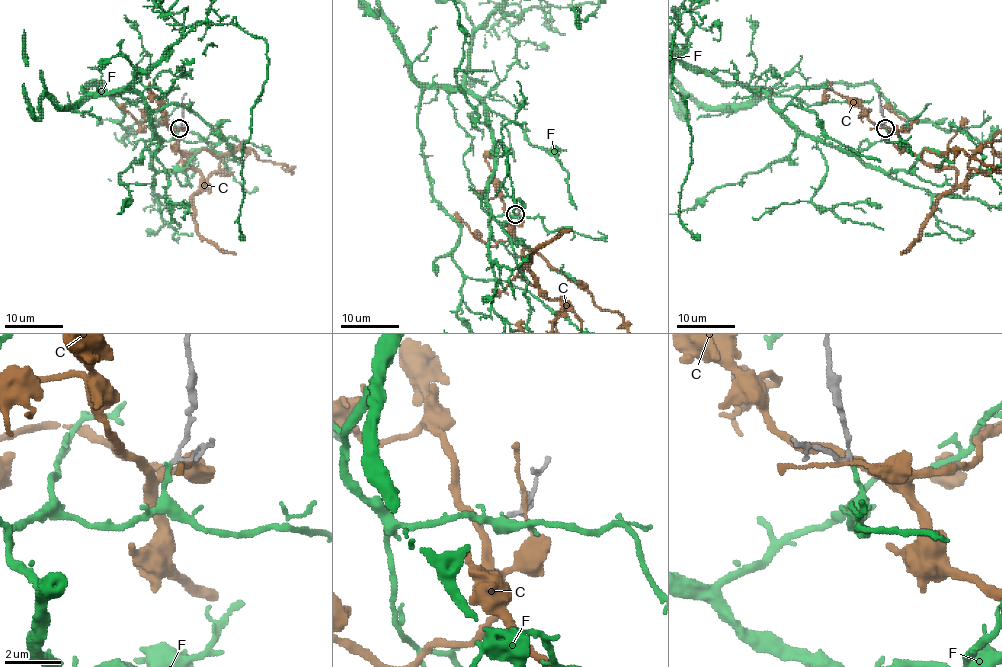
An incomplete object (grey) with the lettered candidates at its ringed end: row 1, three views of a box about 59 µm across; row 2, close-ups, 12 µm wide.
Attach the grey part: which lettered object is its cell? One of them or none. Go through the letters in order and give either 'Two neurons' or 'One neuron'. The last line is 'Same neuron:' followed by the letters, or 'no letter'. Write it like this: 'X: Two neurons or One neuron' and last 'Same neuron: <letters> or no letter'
C: Two neurons
F: One neuron
Same neuron: F

